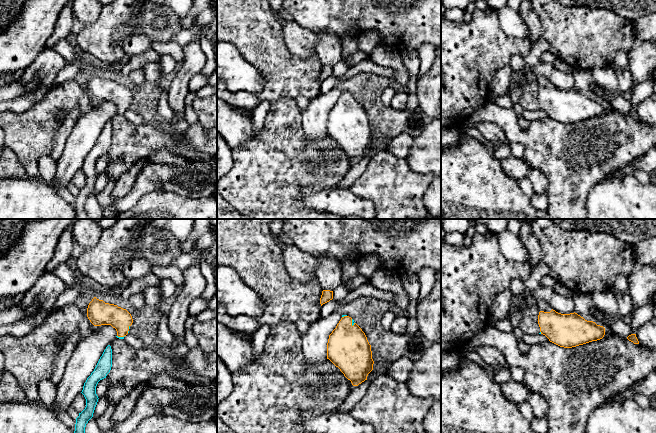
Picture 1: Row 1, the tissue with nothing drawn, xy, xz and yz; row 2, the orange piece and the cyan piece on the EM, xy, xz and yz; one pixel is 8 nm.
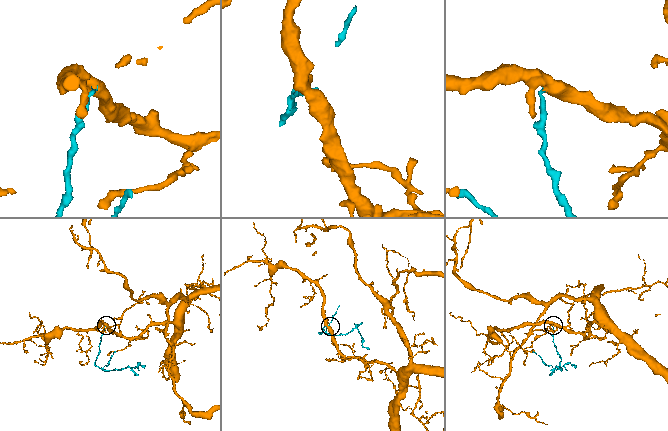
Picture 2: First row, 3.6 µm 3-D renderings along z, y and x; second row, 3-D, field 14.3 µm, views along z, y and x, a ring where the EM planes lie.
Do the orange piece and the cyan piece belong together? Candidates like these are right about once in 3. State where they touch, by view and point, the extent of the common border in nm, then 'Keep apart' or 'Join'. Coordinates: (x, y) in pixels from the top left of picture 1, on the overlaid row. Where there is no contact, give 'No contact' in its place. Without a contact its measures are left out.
Touches orange at xz (351, 323). Shared border 60 nm. Join

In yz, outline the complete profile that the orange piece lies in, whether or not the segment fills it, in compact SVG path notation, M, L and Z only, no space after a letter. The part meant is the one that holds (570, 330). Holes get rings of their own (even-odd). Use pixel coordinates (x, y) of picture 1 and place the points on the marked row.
M553 309L550 312L540 311L538 324L541 334L550 342L564 348L597 341L605 335L603 326L587 321L575 312L561 314Z

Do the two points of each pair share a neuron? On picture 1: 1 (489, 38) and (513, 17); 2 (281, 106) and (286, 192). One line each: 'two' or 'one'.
1: two
2: one

